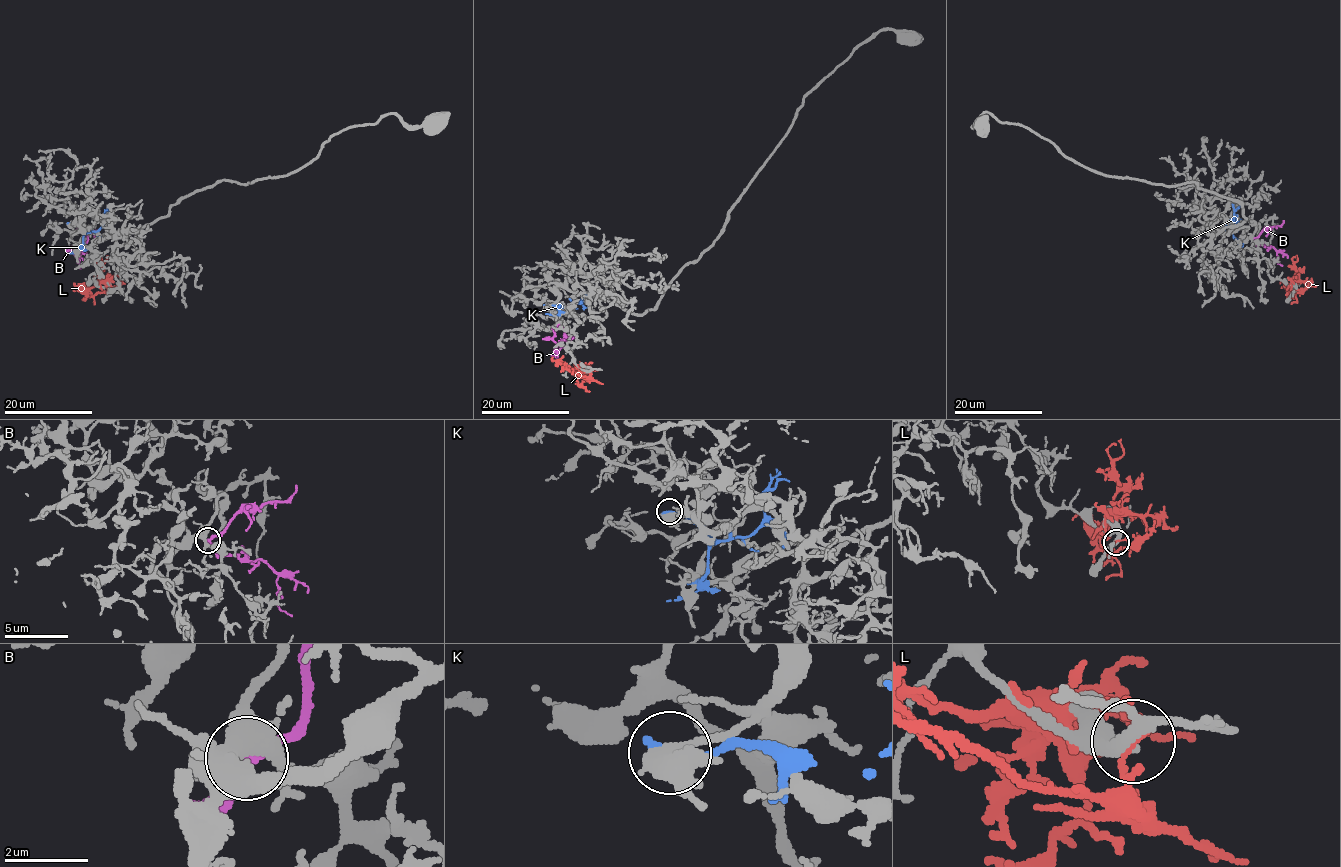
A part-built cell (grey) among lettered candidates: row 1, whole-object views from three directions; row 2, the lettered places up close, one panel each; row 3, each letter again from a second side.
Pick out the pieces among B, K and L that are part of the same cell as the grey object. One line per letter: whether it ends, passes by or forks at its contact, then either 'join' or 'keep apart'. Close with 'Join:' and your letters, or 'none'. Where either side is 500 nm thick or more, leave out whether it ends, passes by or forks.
B: it passes by | join
K: it ends | keep apart
L: it ends | keep apart
Join: B

